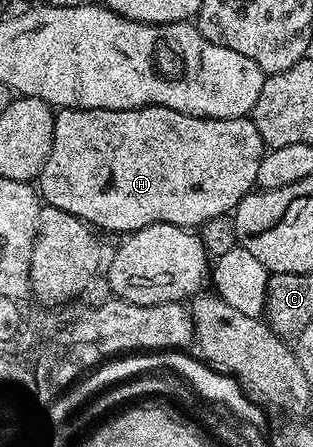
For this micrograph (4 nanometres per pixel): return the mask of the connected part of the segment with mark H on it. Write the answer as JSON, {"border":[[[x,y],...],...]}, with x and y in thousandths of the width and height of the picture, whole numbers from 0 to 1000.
{"border":[[[473,233],[454,242],[419,246],[316,246],[313,242],[198,242],[169,262],[169,315],[163,345],[150,345],[150,362],[137,362],[125,396],[125,436],[160,465],[185,465],[246,483],[275,501],[307,512],[329,510],[355,519],[409,523],[466,510],[476,501],[556,501],[575,510],[626,512],[674,488],[741,477],[757,454],[792,430],[812,427],[818,391],[834,358],[850,345],[850,327],[827,291],[815,291],[805,266],[764,264],[649,264],[610,255],[572,255],[572,246],[546,246],[534,237]]]}

